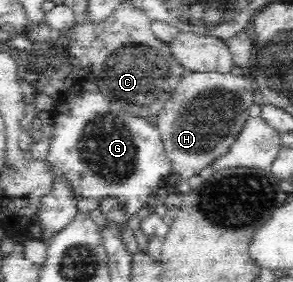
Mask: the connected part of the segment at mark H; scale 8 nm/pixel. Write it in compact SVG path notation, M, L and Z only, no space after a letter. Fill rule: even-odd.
M185 73L163 111L152 119L170 156L172 172L178 173L187 182L194 175L199 176L202 169L213 168L215 163L223 159L250 118L249 107L256 103L256 95L255 82L245 75Z

